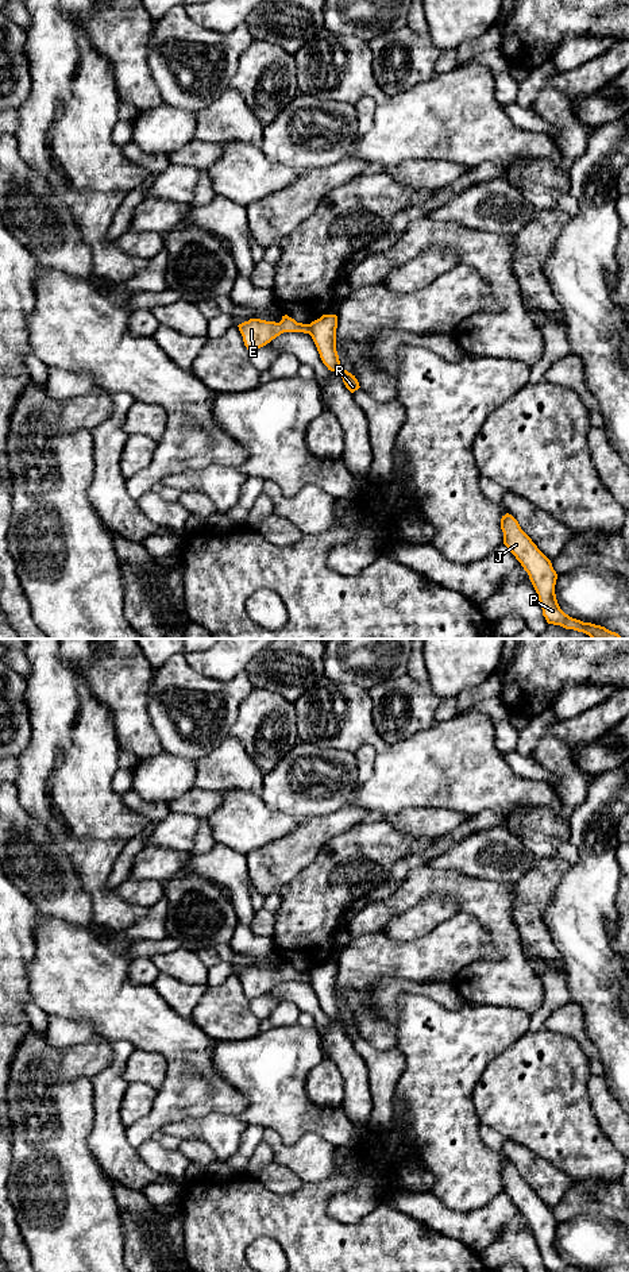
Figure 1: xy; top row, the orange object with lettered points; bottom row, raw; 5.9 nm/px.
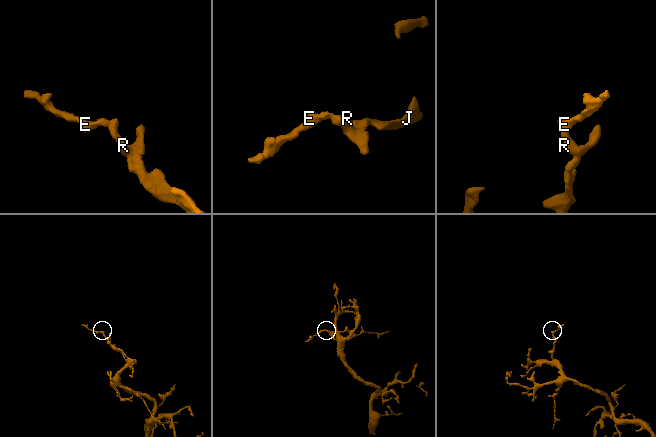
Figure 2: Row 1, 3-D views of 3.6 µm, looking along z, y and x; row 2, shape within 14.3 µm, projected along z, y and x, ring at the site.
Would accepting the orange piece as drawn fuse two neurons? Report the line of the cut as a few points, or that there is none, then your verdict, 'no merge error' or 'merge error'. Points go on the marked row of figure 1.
xy (308, 324), (309, 332) | merge error

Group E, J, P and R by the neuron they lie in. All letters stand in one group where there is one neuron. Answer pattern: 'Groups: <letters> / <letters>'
Groups: E / J P R

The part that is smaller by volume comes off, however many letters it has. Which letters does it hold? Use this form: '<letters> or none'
E

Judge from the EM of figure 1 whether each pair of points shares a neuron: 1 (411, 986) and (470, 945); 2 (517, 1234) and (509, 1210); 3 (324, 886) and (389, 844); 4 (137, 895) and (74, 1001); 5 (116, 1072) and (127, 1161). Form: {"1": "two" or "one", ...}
{"1": "two", "2": "two", "3": "one", "4": "two", "5": "one"}

